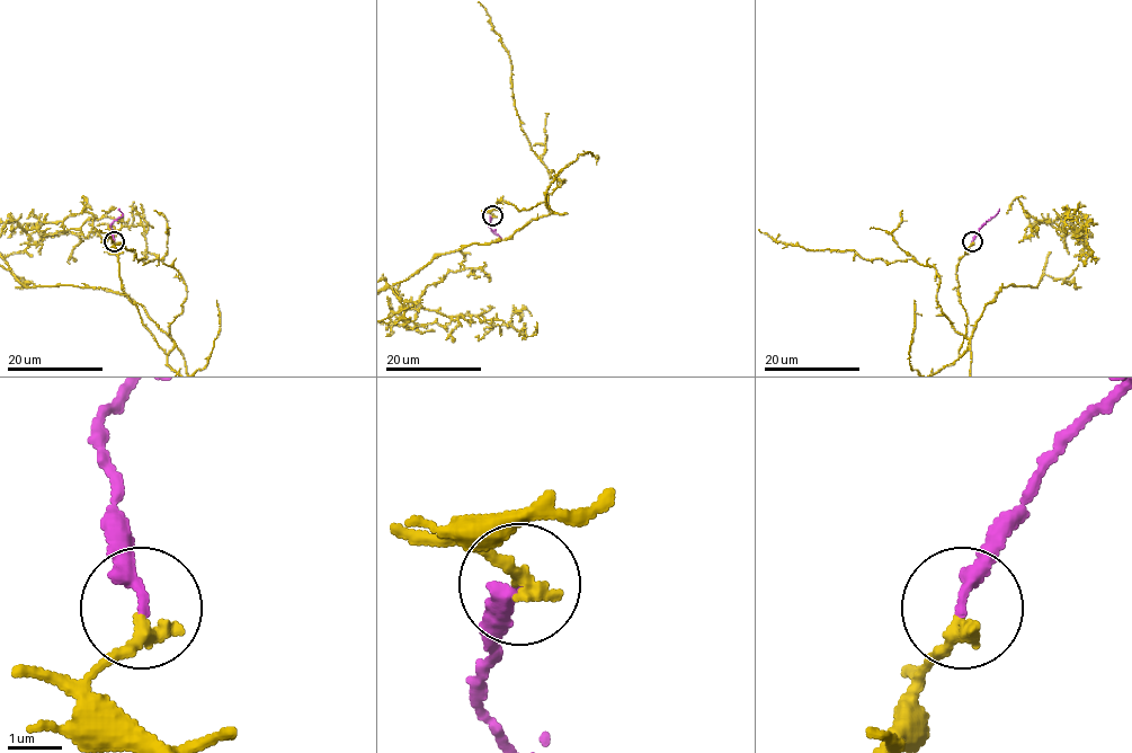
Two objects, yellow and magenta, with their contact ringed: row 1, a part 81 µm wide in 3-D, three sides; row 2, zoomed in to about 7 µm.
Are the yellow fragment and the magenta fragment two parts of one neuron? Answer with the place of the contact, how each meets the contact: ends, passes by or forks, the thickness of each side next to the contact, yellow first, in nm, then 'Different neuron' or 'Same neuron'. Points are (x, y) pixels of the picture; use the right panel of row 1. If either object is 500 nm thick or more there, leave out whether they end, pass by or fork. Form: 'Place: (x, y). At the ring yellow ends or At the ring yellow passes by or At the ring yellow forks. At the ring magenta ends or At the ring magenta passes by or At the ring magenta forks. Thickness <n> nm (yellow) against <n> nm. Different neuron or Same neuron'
Place: (972, 241). At the ring yellow ends. At the ring magenta ends. Thickness 280 nm (yellow) against 280 nm. Same neuron

